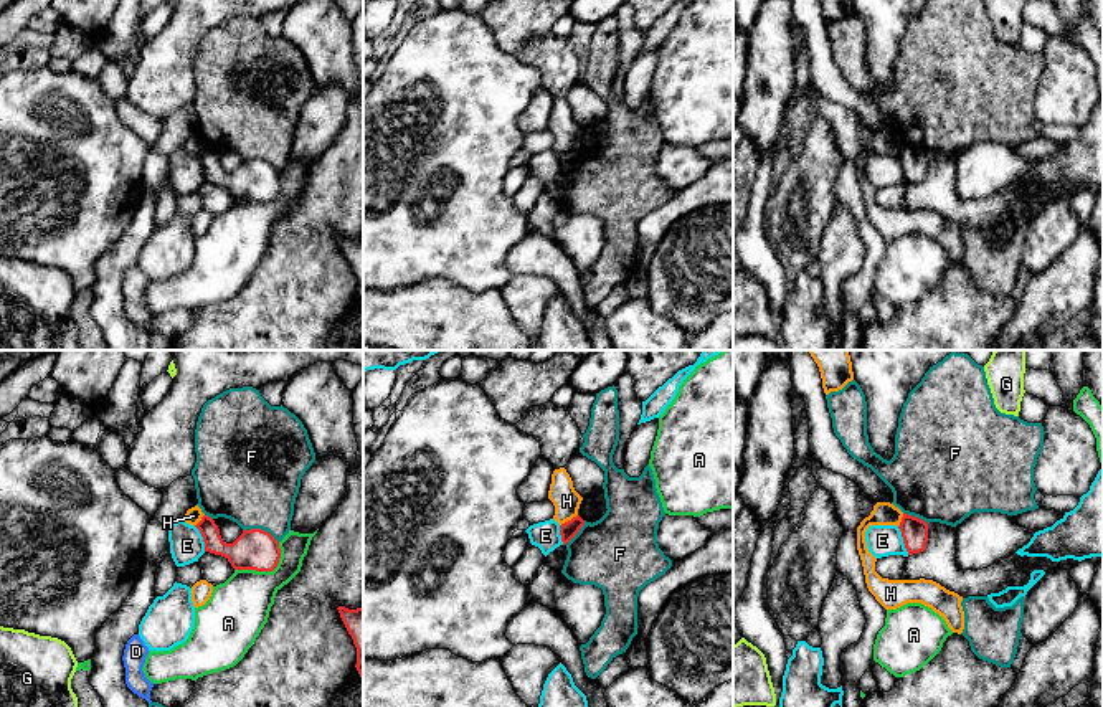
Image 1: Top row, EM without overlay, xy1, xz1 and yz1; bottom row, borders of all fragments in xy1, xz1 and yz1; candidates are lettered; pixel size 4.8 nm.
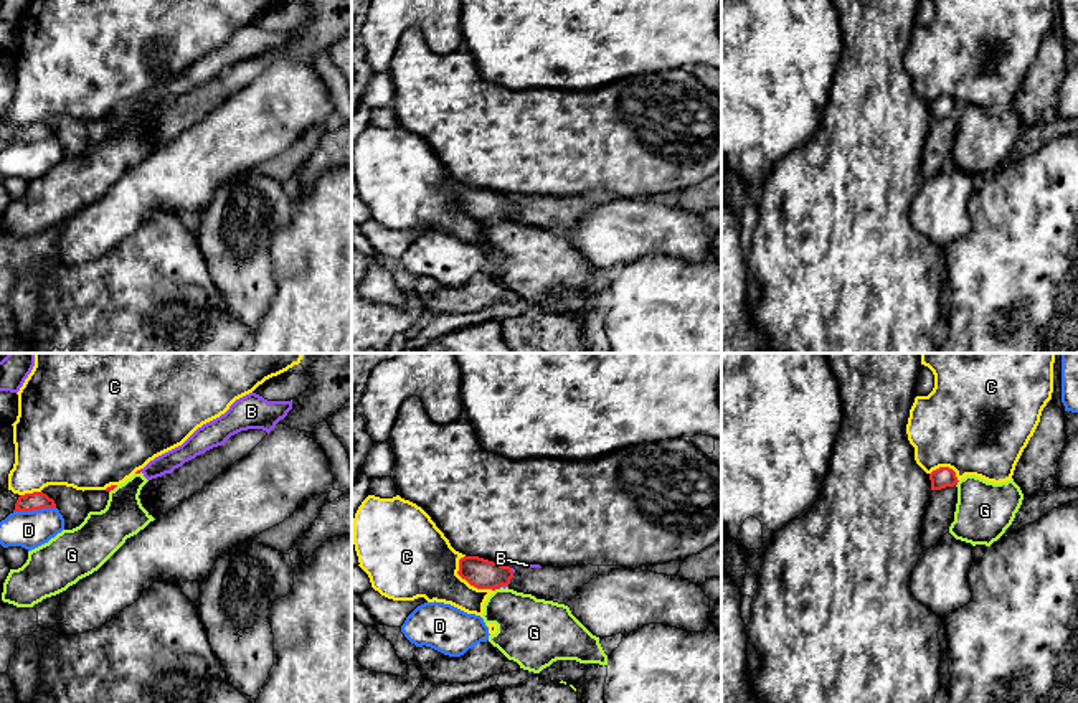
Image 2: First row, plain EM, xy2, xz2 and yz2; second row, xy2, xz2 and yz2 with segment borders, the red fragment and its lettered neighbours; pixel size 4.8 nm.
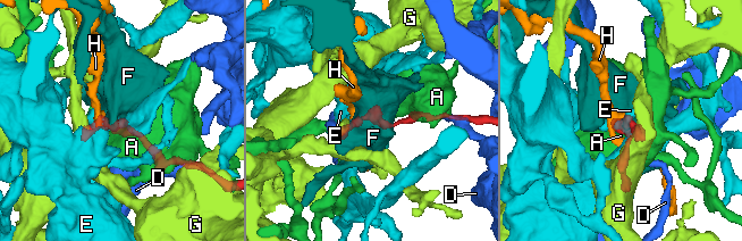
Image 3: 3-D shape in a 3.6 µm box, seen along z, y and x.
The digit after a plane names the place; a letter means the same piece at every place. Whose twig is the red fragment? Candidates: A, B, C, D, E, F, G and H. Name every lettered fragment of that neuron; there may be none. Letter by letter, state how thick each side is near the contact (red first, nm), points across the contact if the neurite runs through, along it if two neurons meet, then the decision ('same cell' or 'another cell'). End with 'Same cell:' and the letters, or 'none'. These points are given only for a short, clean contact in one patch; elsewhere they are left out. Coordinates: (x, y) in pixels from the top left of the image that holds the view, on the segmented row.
A: 200/300 nm | another cell
B: 150/20 nm | across xz2 (481, 573), (492, 575), (504, 585), (502, 586) | same cell
C: 150/340 nm | another cell
D: 90/180 nm | another cell
E: 130/160 nm | another cell
F: 200/460 nm | another cell
G: 150/300 nm | along xz2 (501, 586), (494, 591) | another cell
H: 80/130 nm | along xz1 (577, 514), (560, 526) | another cell
Same cell: B

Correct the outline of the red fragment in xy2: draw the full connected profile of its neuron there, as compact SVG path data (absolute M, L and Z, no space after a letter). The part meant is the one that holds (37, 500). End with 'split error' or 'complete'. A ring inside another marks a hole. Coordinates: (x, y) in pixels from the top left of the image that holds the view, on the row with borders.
M33 492L20 495L13 512L33 512L41 508L56 508L56 503L46 493Z | complete

